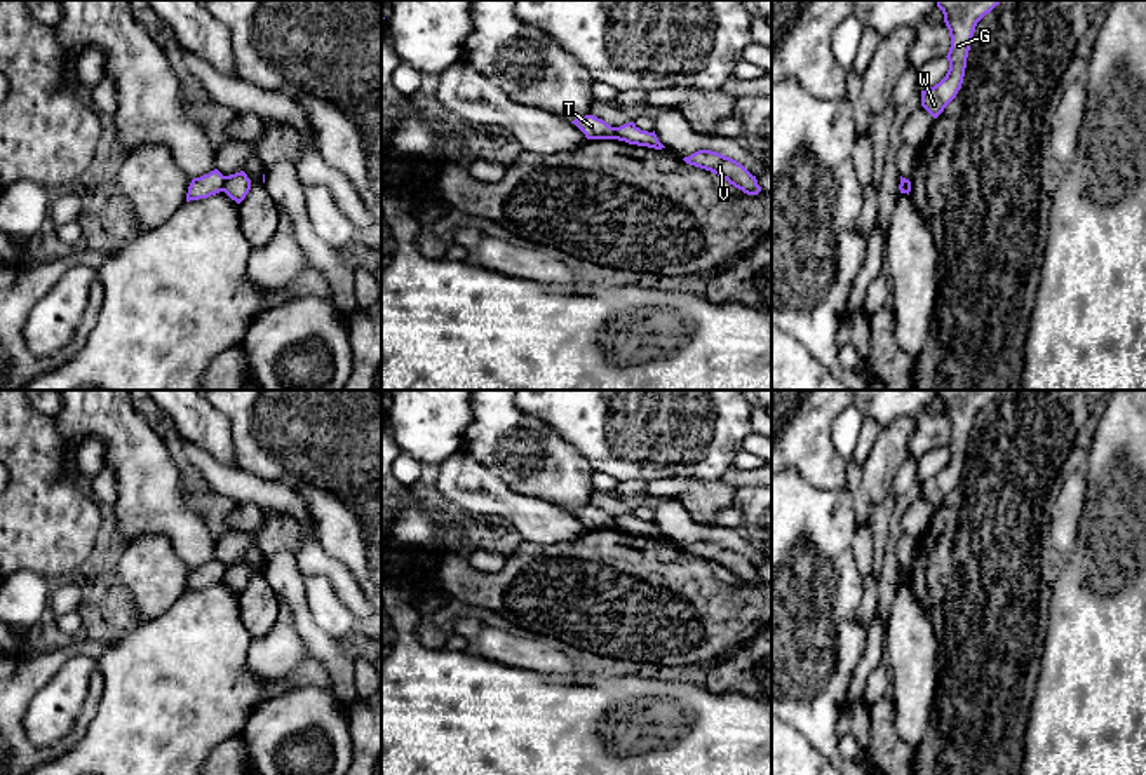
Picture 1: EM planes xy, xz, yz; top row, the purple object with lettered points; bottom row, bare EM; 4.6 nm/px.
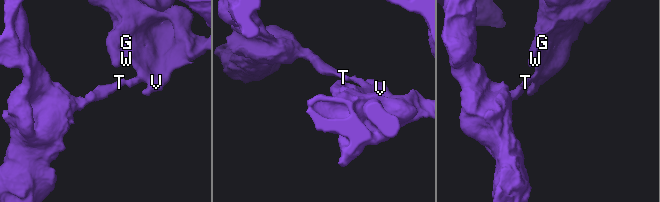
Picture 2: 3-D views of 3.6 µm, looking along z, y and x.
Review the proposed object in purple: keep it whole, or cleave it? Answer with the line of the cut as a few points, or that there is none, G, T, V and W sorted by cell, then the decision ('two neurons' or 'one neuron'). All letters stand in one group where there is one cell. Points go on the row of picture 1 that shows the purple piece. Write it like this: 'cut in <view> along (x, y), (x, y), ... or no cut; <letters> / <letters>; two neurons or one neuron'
cut in xy along (227, 176), (222, 190); G V W / T; two neurons

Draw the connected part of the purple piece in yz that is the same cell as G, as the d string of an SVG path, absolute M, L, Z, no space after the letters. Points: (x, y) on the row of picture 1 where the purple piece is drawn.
M937 0L949 30L951 47L947 52L949 70L946 77L921 91L921 106L937 118L961 89L970 42L977 23L1001 0Z

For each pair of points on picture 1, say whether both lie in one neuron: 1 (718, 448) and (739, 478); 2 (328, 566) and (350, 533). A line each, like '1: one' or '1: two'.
1: two
2: two

